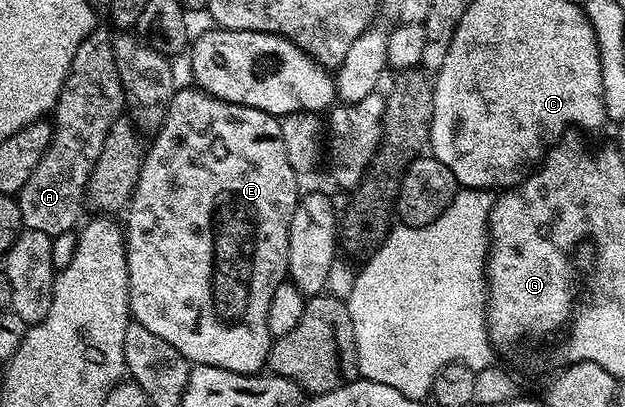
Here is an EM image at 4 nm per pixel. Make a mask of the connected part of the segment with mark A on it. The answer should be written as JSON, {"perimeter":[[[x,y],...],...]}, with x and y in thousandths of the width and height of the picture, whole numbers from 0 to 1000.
{"perimeter":[[[155,66],[131,101],[118,135],[83,275],[82,356],[26,477],[40,560],[91,582],[114,570],[126,550],[126,514],[142,435],[168,359],[176,312],[197,280],[202,258],[179,93],[178,76]]]}

